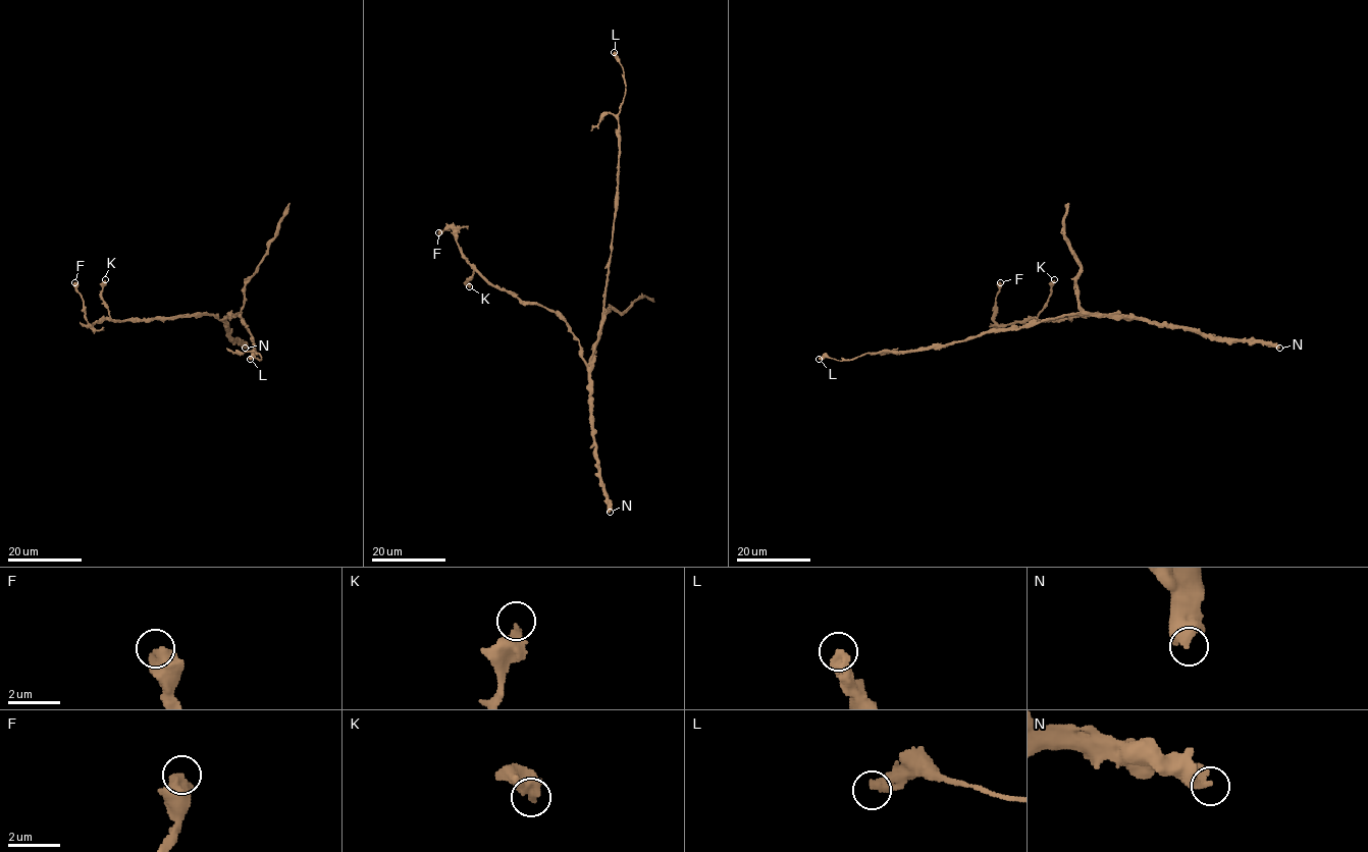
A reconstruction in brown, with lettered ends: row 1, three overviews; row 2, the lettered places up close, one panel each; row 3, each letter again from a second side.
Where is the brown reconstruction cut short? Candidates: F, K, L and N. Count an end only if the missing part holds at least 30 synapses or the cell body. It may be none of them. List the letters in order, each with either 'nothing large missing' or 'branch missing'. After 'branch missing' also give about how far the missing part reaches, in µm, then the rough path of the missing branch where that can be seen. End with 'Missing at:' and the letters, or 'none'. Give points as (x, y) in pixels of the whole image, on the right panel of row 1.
F: nothing large missing
K: nothing large missing
L: nothing large missing
N: nothing large missing
Missing at: none

